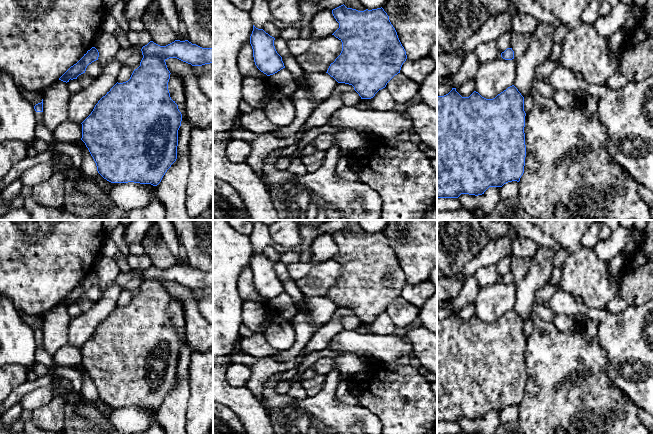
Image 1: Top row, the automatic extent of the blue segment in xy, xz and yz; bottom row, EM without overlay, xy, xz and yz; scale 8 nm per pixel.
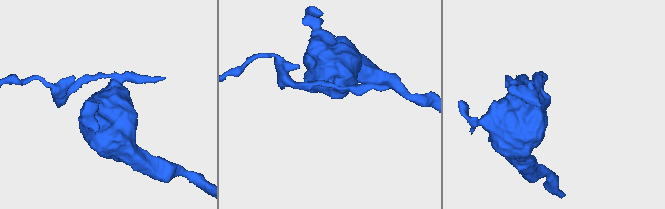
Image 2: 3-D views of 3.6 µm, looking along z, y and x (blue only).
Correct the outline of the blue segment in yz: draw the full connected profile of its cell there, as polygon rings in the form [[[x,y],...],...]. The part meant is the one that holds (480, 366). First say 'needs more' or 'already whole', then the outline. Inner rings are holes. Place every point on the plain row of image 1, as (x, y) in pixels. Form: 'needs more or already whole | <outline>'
already whole | [[[512,309],[498,318],[493,323],[486,323],[478,316],[474,315],[469,321],[462,321],[456,312],[444,319],[437,321],[437,421],[438,422],[458,422],[461,418],[482,419],[489,411],[502,411],[512,405],[520,405],[524,397],[526,369],[525,369],[525,340],[524,321],[518,313]]]

